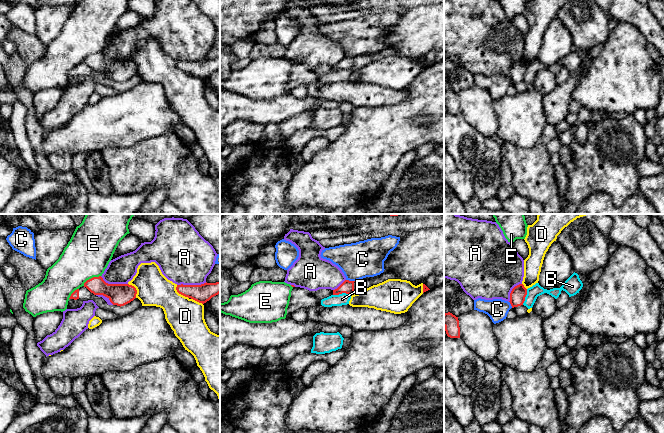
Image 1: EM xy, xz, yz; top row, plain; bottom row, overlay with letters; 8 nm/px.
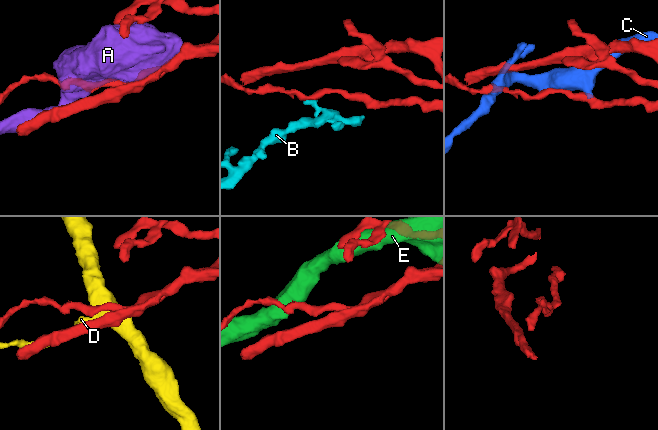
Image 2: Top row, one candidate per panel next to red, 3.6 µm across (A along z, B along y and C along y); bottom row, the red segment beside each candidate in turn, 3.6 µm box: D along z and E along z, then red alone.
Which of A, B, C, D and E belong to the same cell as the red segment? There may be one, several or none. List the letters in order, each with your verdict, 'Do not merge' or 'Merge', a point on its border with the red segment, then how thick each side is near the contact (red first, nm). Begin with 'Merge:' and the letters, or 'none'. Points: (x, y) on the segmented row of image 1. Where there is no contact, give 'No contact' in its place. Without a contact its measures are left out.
Merge: none
A: Do not merge. Touches red at xy (191, 285). Thickness 150 nm (red) against 440 nm
B: Do not merge. Touches red at xz (342, 292). Thickness 100 nm (red) against 100 nm
C: Do not merge. Touches red at xz (350, 281). Thickness 100 nm (red) against 300 nm
D: Do not merge. Touches red at xy (180, 293). Thickness 150 nm (red) against 300 nm
E: Do not merge. Touches red at xy (91, 278). Thickness 160 nm (red) against 360 nm

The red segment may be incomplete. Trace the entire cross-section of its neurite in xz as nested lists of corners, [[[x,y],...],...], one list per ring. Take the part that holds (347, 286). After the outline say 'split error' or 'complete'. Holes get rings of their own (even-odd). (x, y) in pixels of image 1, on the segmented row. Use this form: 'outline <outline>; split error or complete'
outline [[[345,280],[337,289],[333,290],[333,295],[339,295],[342,293],[346,293],[349,295],[354,294],[354,282]]]; complete

